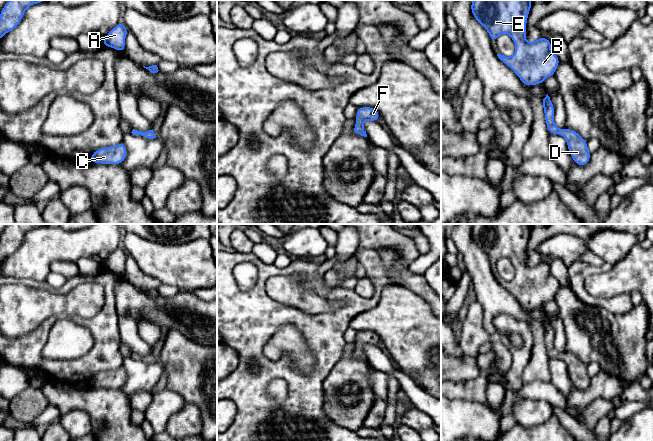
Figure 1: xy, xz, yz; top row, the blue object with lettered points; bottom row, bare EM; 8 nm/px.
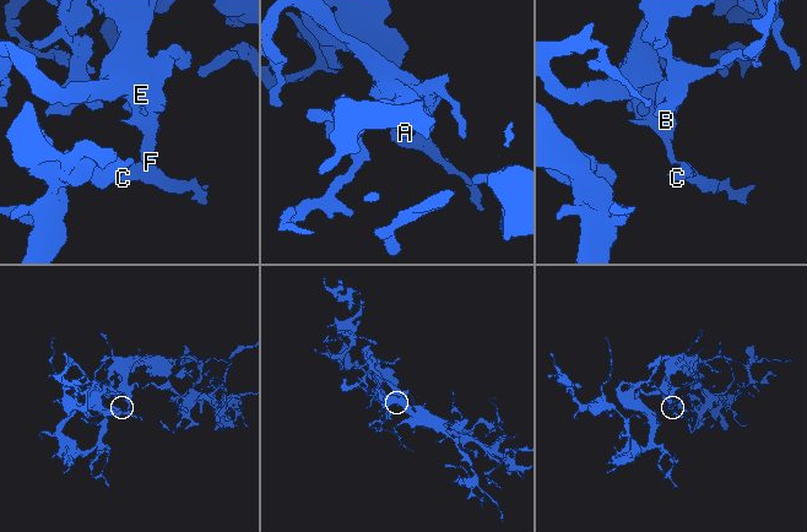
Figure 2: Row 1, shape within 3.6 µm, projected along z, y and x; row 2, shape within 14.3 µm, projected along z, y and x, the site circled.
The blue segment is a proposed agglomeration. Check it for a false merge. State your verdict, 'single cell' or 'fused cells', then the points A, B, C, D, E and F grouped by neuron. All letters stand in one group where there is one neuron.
single cell; A B C D E F

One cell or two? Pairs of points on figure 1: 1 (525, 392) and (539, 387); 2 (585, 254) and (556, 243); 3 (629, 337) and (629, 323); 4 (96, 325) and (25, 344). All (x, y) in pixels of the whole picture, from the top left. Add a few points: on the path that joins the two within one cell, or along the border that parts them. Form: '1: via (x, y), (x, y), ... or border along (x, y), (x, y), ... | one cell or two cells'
1: via (528, 391), (536, 390) | one cell
2: via (578, 251), (563, 247) | one cell
3: via (629, 334), (629, 326) | one cell
4: via (98, 350), (82, 366), (49, 366) | one cell

